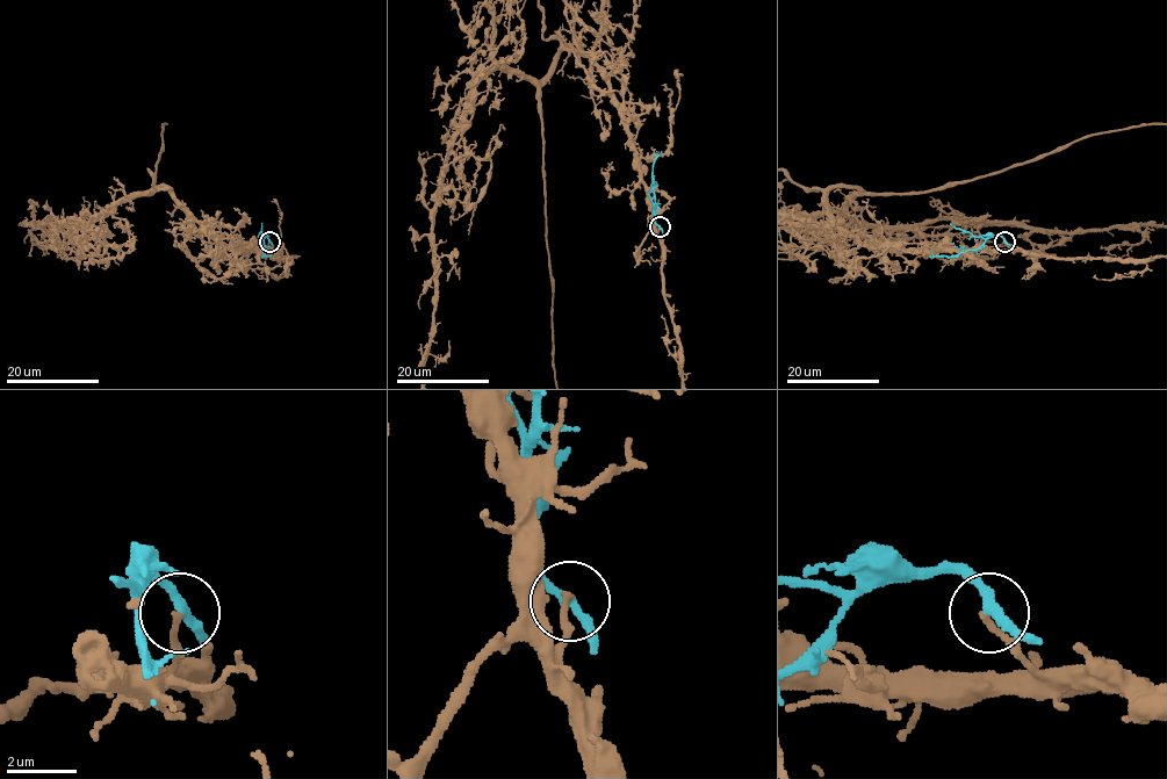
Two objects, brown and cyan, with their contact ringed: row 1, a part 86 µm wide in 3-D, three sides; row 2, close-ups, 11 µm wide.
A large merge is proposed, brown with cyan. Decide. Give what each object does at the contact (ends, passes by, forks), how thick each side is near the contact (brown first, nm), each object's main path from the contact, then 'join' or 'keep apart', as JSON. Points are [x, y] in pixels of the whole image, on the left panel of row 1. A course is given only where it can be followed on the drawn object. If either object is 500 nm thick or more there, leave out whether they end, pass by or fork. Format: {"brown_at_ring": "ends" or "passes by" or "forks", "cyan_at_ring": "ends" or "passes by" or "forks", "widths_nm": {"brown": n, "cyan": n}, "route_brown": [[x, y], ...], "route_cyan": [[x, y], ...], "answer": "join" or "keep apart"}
{"brown_at_ring": "ends", "cyan_at_ring": "passes by", "widths_nm": {"brown": 180, "cyan": 280}, "route_brown": [[268, 240], [230, 250], [166, 187], [151, 194], [168, 124], [152, 173], [164, 184]], "route_cyan": [[268, 240], [264, 236], [263, 255], [266, 255]], "answer": "keep apart"}

